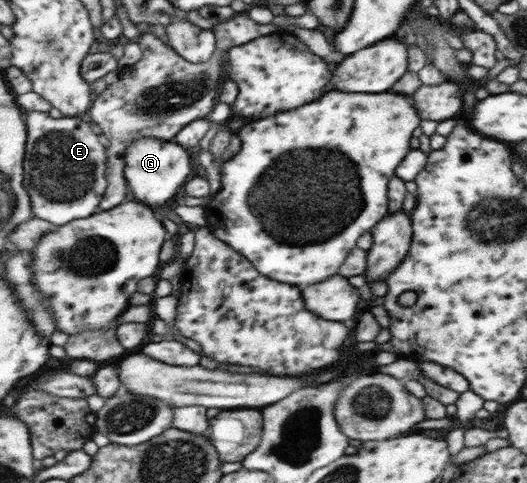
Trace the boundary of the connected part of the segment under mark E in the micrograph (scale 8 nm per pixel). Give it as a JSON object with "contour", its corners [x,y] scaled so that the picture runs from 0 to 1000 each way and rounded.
{"contour":[[[51,230],[51,277],[59,277],[59,294],[51,294],[51,335],[44,335],[44,377],[51,377],[51,402],[59,402],[59,427],[66,427],[65,449],[116,468],[176,443],[199,393],[201,286],[176,275],[169,257],[146,244],[104,246],[66,230]]]}

